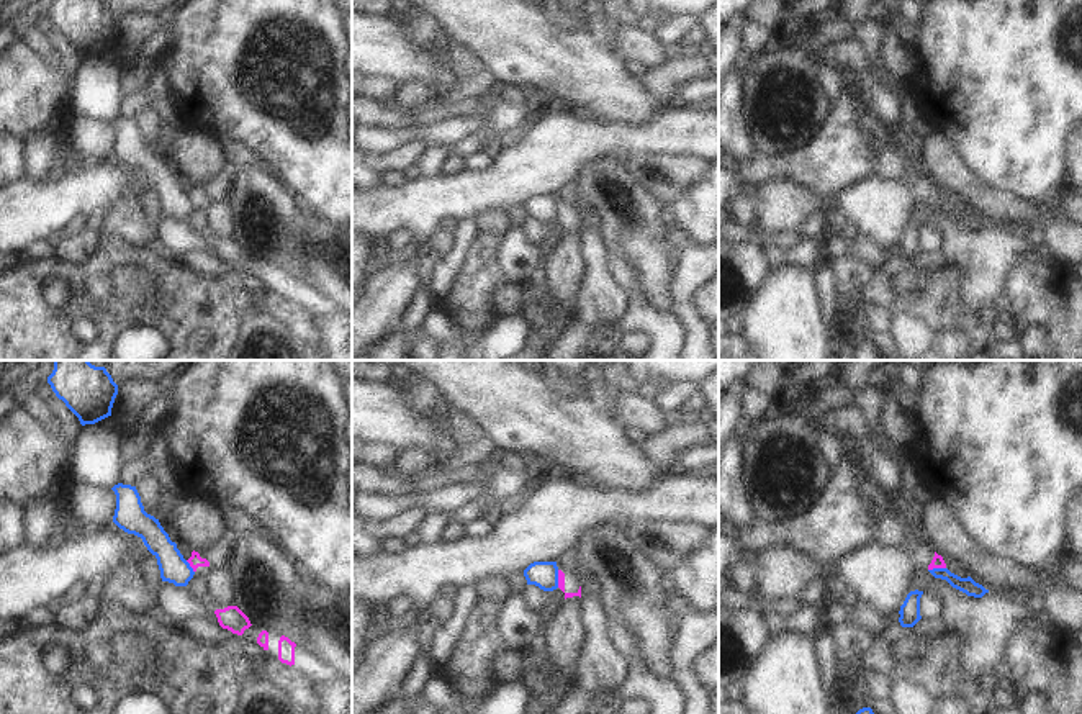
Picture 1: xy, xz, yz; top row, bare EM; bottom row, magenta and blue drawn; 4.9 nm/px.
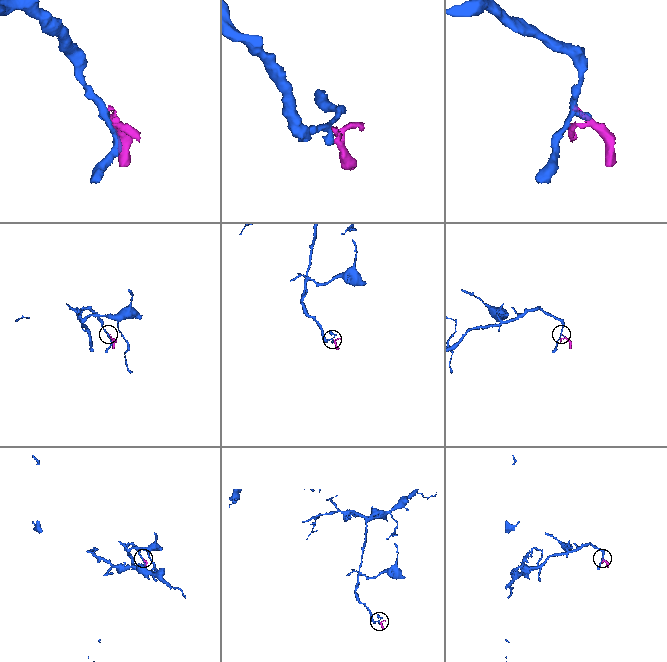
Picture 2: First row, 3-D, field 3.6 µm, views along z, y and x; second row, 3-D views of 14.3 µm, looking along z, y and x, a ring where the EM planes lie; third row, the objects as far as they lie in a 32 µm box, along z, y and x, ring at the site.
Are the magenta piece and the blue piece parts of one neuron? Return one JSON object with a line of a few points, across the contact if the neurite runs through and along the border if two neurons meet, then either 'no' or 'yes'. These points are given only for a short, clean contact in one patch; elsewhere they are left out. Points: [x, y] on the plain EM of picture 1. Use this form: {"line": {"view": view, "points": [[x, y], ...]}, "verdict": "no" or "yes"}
{"line": {"view": "xz", "points": [[557, 203], [559, 220]]}, "verdict": "no"}

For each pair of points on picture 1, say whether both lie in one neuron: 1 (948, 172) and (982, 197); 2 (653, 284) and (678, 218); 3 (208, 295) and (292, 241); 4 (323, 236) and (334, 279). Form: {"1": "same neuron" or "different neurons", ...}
{"1": "same neuron", "2": "different neurons", "3": "different neurons", "4": "same neuron"}

